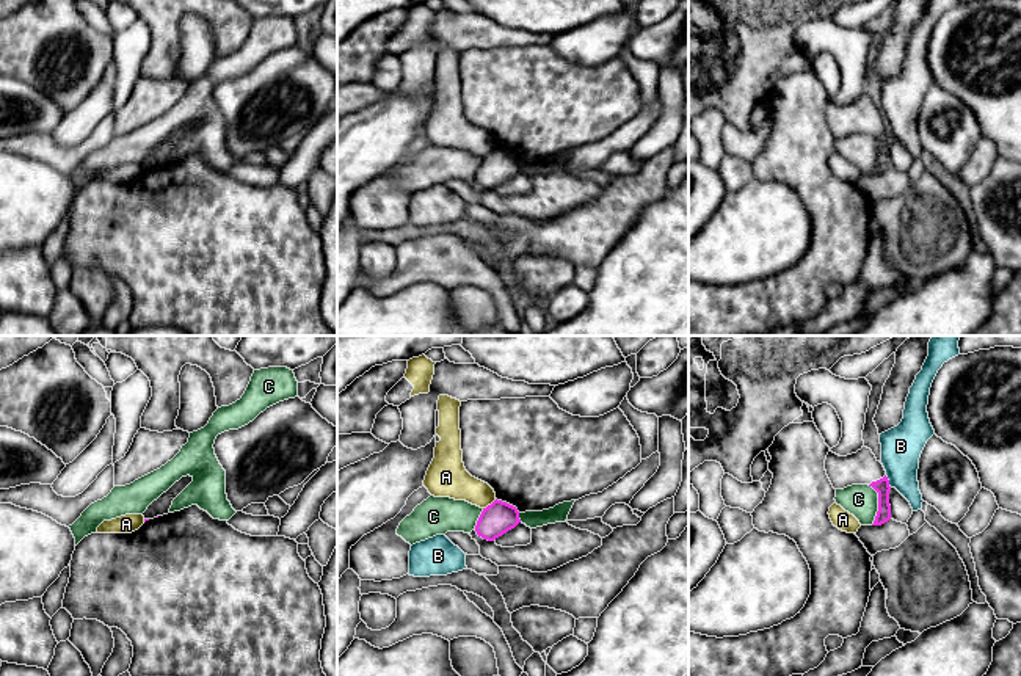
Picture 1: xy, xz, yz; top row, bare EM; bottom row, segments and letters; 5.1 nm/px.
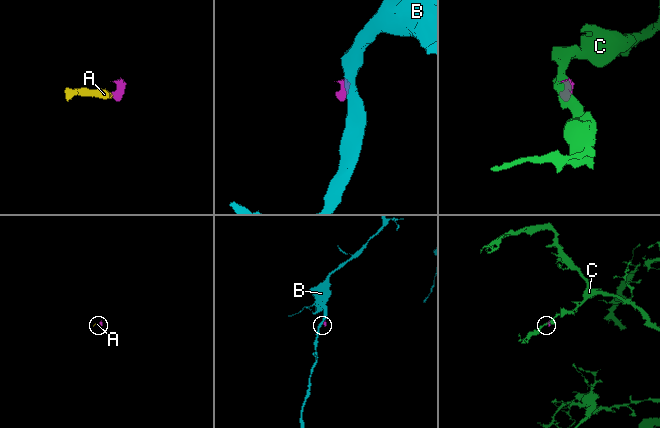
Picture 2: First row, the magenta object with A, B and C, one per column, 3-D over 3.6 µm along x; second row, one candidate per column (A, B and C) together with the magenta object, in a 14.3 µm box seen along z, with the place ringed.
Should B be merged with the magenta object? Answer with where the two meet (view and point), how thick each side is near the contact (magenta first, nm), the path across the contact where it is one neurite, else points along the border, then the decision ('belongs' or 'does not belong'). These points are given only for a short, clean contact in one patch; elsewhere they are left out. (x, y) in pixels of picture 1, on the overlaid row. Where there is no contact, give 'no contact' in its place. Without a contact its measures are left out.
yz (888, 482) | 80/200 nm | along yz (885, 476), (891, 487) | does not belong

